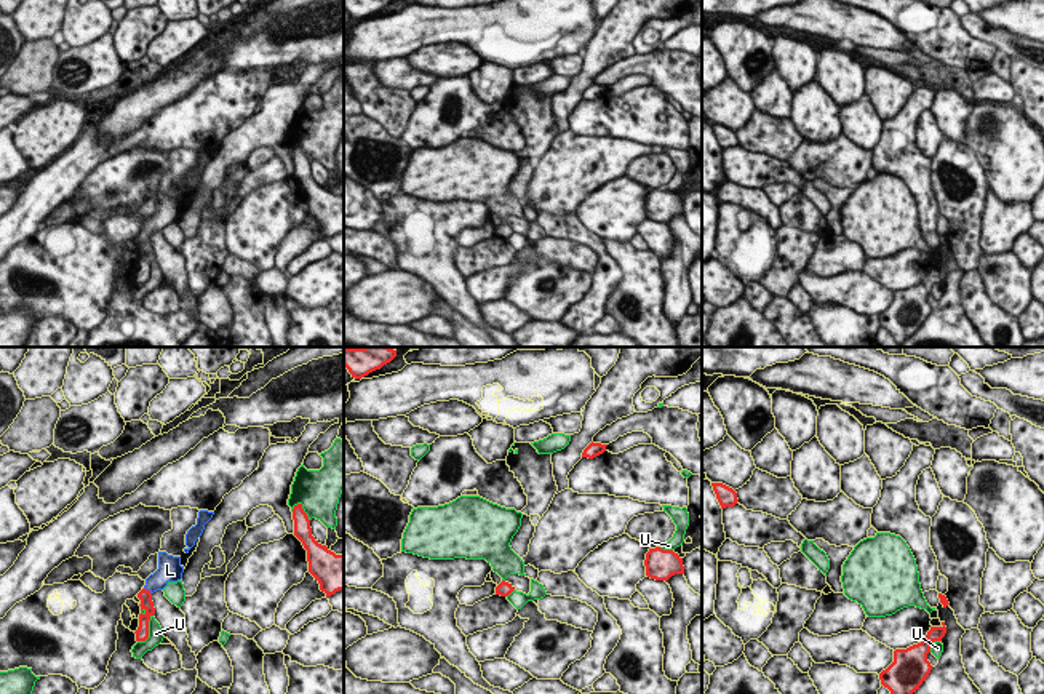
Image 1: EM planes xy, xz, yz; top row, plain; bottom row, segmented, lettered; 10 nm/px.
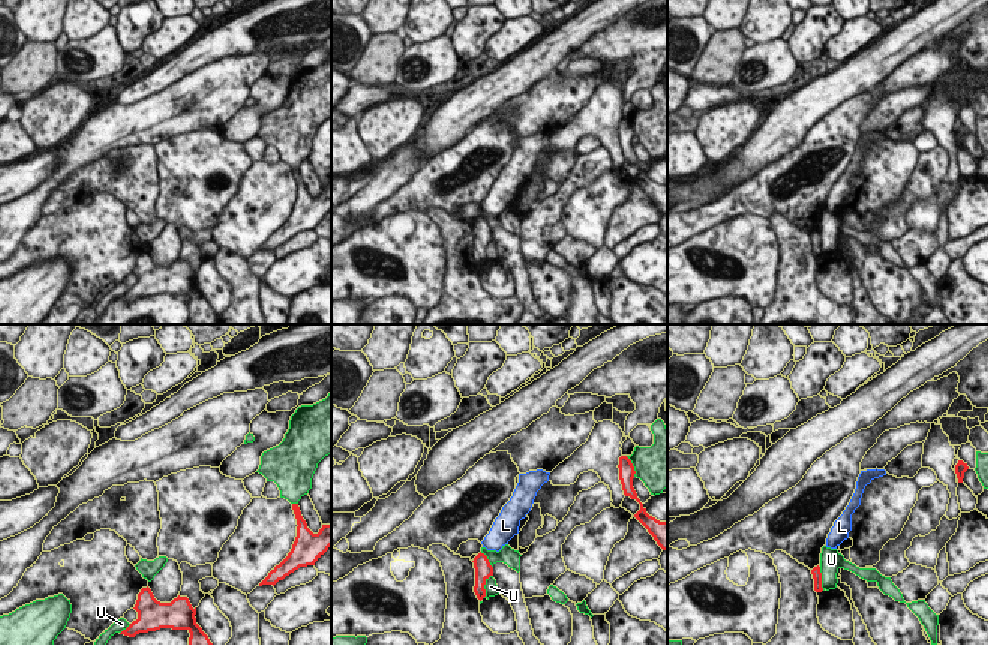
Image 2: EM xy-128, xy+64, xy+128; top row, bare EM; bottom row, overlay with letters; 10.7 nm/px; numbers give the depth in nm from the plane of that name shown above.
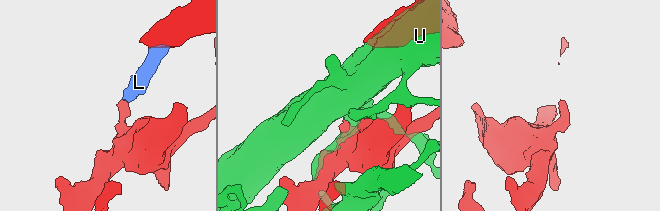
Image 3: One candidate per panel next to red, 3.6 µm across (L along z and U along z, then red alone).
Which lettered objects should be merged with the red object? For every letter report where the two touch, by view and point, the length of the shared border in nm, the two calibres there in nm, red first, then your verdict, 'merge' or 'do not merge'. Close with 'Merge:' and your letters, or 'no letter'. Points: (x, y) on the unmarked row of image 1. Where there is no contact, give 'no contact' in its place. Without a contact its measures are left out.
L: meets red in xy at (147, 232); contact 110 nm long; 130 nm thick on the red side, 190 nm on the other; merge
U: meets red in xy at (147, 272); contact 320 nm long; 130 nm thick on the red side, 160 nm on the other; do not merge
Merge: L

